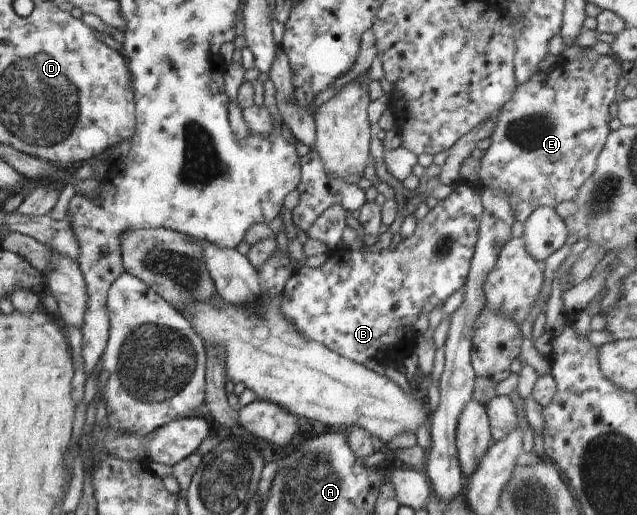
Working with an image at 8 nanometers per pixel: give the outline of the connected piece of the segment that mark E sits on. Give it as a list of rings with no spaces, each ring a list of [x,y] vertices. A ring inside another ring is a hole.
[[[587,49],[583,52],[583,56],[570,60],[568,58],[563,59],[557,63],[557,67],[549,69],[546,72],[535,72],[525,83],[519,84],[511,97],[511,99],[505,103],[500,109],[499,117],[496,121],[495,129],[490,138],[490,146],[483,151],[483,156],[480,160],[480,171],[478,172],[477,186],[481,188],[495,188],[496,190],[503,190],[508,193],[508,200],[511,204],[511,209],[514,211],[514,218],[516,221],[524,221],[529,217],[529,214],[533,213],[533,210],[541,206],[547,206],[555,208],[561,201],[572,200],[574,195],[578,194],[581,185],[589,176],[595,171],[595,164],[598,155],[601,153],[605,141],[610,132],[610,115],[609,105],[615,102],[617,97],[616,88],[617,81],[621,76],[621,63],[615,59],[611,54],[606,56],[600,55],[596,50]]]

